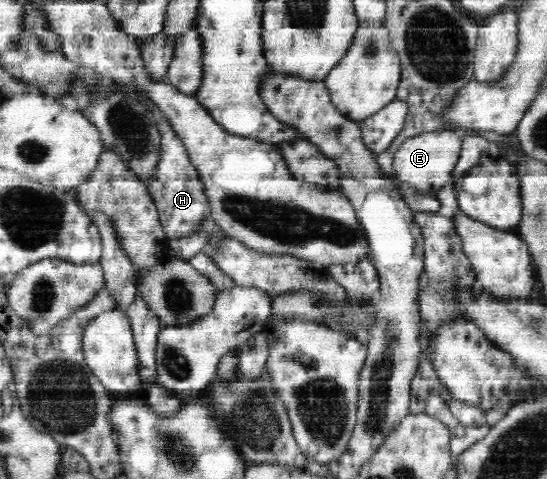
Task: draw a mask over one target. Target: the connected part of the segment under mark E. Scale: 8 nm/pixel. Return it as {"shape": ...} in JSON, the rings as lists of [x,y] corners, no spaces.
{"shape":[[[435,130],[407,138],[396,150],[393,176],[396,182],[407,182],[422,194],[437,196],[439,189],[453,181],[452,174],[459,159],[463,134],[455,130]]]}

